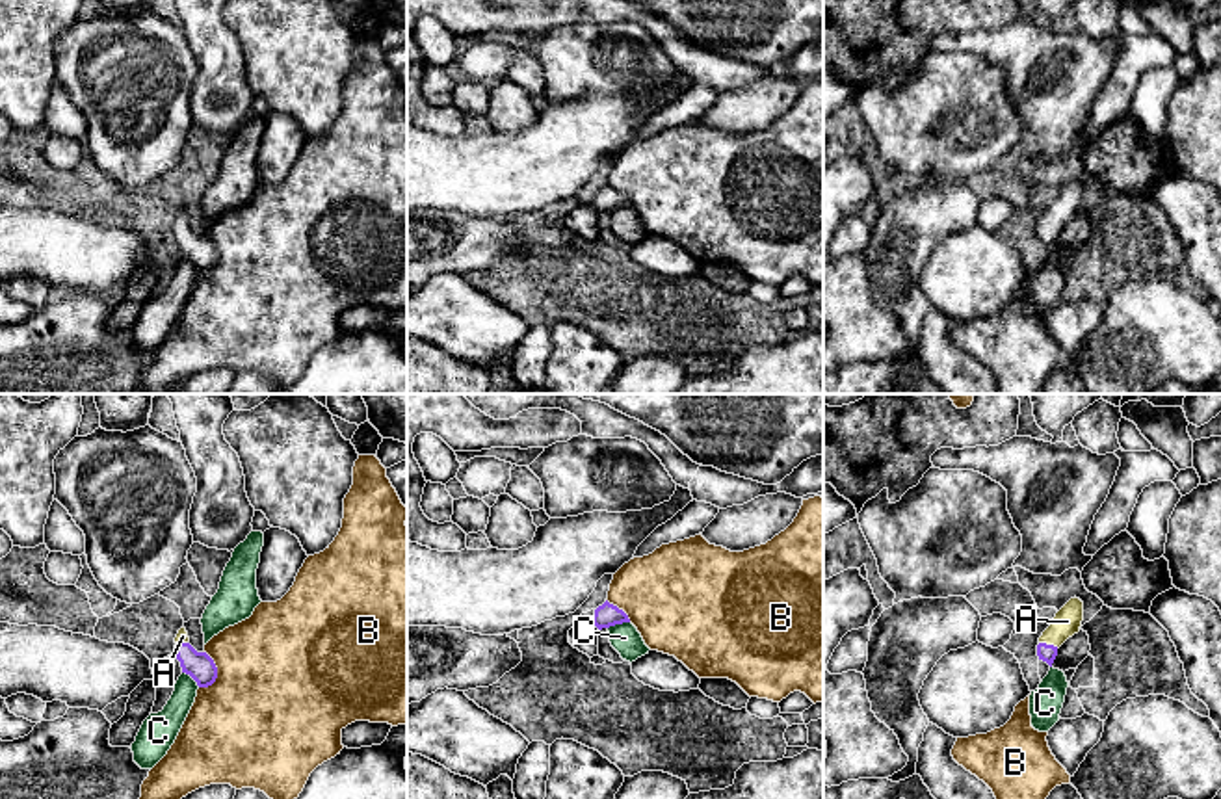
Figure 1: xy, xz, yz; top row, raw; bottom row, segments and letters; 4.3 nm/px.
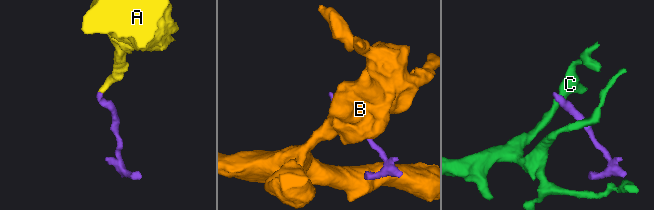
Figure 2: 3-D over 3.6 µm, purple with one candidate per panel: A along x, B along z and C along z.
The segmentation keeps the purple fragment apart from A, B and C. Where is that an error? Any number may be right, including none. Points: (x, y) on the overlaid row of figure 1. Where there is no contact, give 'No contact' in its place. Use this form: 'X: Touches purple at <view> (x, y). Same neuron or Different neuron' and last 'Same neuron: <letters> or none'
A: Touches purple at yz (1049, 645). Same neuron
B: Touches purple at xy (216, 673). Different neuron
C: Touches purple at xz (617, 623). Different neuron
Same neuron: A

